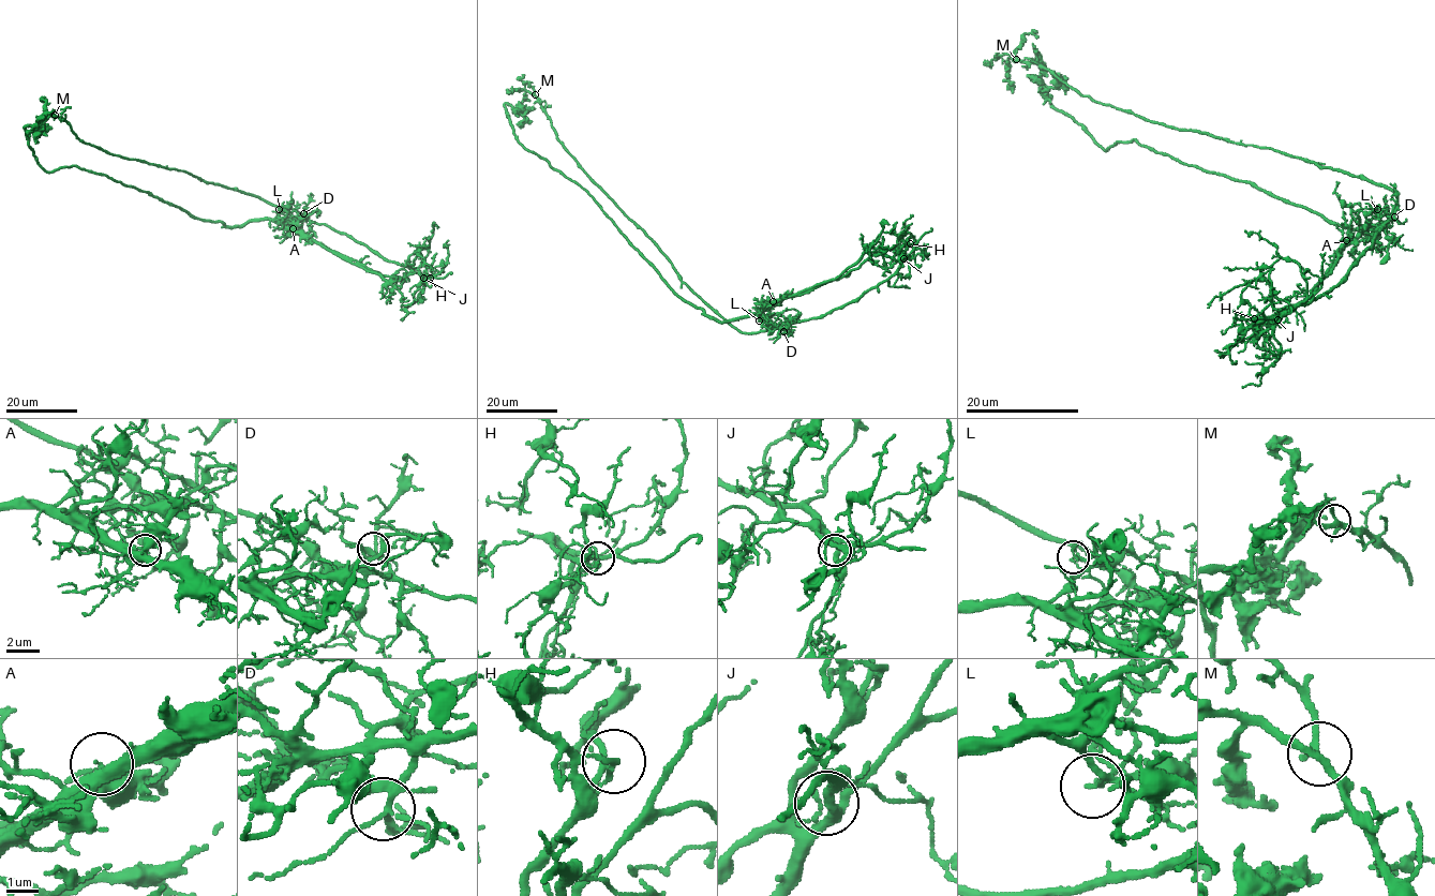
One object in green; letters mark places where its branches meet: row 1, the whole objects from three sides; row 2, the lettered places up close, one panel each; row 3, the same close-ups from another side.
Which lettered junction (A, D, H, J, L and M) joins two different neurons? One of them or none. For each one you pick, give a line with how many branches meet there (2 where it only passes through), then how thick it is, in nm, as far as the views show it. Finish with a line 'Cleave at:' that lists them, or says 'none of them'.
L: 4 branches meet; 110 nm thick
Cleave at: L

